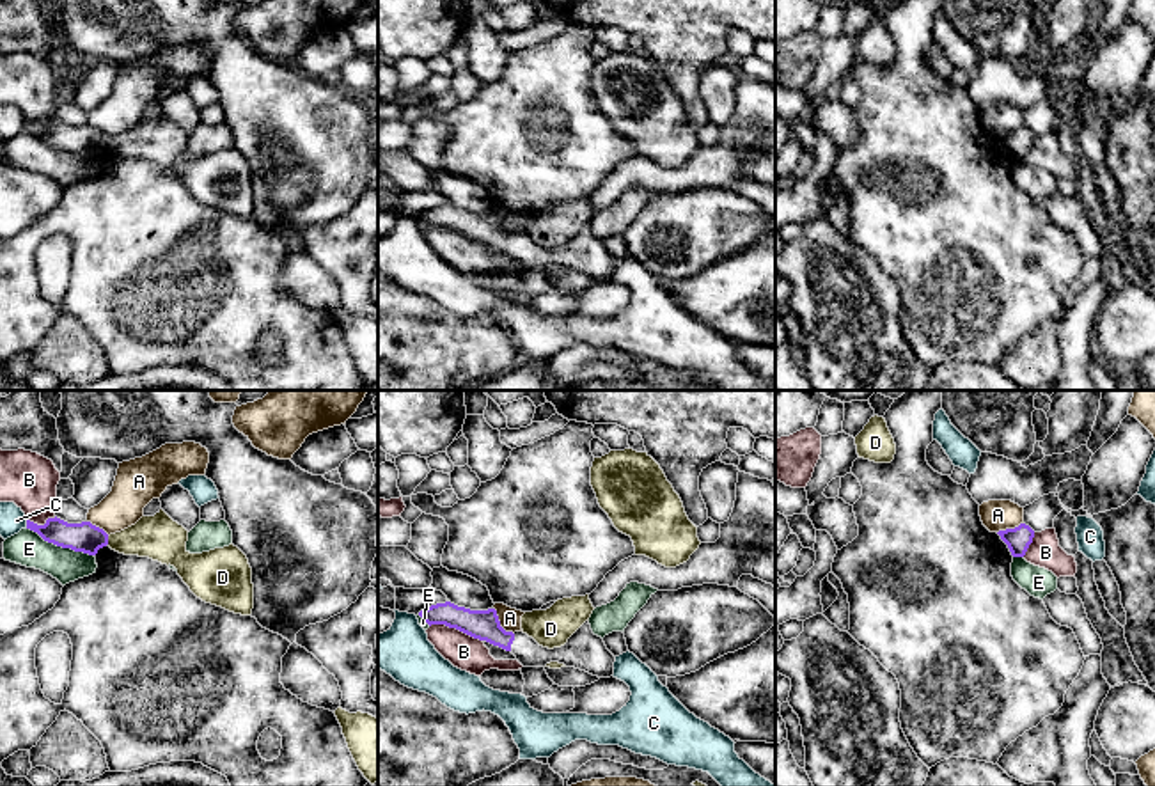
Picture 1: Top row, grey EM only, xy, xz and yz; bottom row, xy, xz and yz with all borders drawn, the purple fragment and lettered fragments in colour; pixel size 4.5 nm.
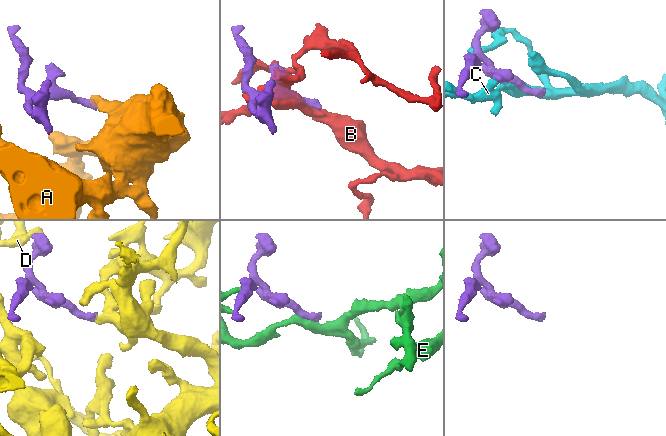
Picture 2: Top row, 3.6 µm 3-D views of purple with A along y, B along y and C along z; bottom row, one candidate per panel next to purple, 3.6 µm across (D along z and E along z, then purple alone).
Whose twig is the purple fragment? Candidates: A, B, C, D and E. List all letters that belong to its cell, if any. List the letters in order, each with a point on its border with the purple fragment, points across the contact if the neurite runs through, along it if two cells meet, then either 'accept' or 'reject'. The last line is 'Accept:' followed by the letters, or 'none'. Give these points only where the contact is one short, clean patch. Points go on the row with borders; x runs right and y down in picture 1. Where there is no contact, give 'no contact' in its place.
A: xz (499, 623) | along xz (494, 607), (499, 623), (513, 634) | reject
B: xz (456, 628) | reject
C: xy (27, 524) | reject
D: xy (107, 540) | along xy (107, 536), (109, 543) | reject
E: xy (61, 545) | reject
Accept: none

